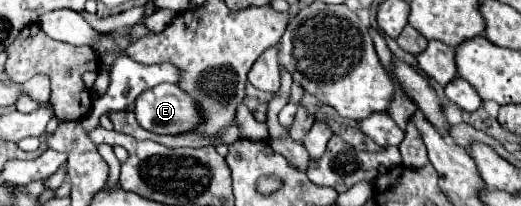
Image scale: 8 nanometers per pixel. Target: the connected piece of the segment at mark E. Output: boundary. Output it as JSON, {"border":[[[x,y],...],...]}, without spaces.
{"border":[[[162,83],[162,85],[152,87],[152,89],[144,91],[142,95],[138,95],[138,99],[136,99],[136,119],[144,129],[154,131],[158,135],[190,133],[190,131],[196,131],[204,123],[202,107],[198,105],[198,101],[194,101],[178,85],[170,85],[170,83]]]}

